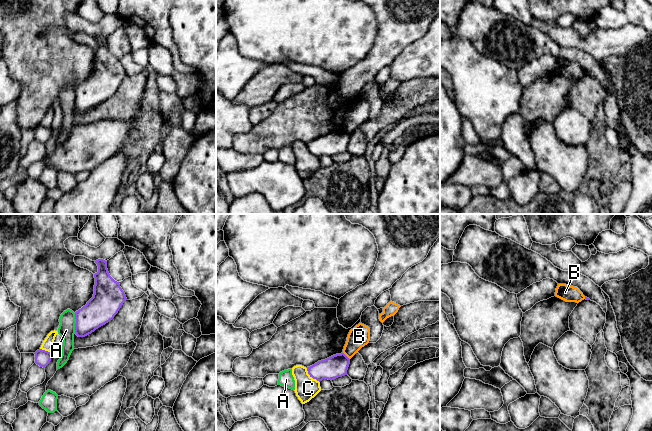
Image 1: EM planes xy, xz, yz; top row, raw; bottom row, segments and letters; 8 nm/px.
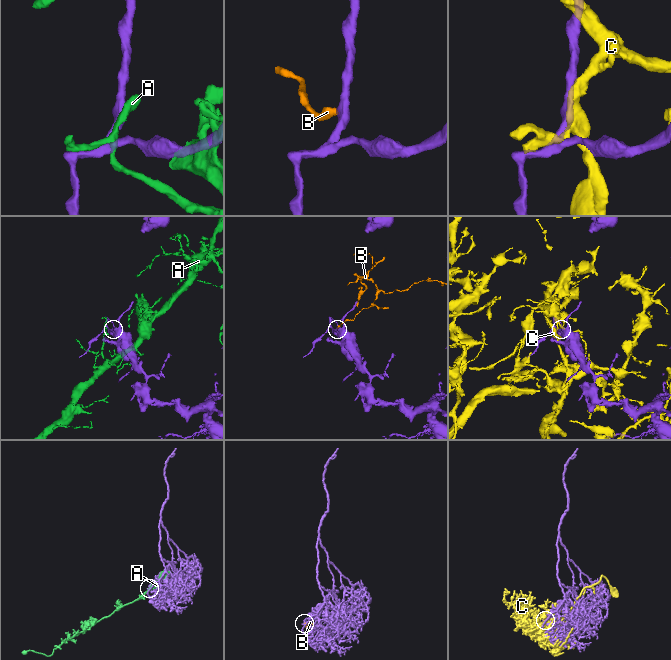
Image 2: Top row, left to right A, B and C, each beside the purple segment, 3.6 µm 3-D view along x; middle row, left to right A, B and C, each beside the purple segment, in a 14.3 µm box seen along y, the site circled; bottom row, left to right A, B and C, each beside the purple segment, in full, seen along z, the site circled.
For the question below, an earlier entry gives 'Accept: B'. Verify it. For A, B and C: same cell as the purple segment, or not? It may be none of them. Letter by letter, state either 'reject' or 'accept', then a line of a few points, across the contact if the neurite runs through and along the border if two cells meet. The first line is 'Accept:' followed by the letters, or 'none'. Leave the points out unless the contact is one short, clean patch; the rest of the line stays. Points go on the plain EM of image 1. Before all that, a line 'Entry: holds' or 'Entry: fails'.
Entry: fails
Accept: none
A: reject
B: reject; line xz (343, 128), (349, 135)
C: reject

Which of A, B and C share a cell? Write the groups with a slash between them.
A / B / C

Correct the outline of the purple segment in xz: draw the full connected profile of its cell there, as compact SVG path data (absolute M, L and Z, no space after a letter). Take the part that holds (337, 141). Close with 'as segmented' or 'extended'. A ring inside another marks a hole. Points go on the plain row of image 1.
M336 130L325 136L318 137L314 141L307 143L308 150L317 157L323 155L334 156L347 151L350 135L344 130Z; as segmented

